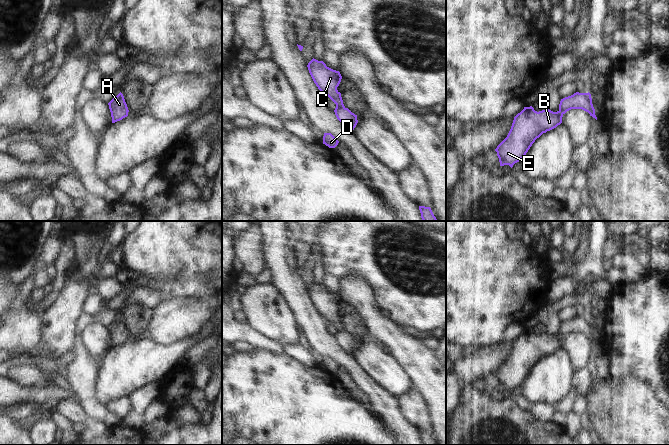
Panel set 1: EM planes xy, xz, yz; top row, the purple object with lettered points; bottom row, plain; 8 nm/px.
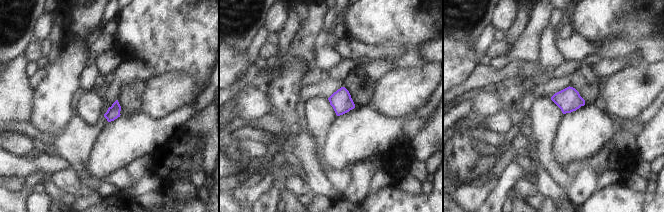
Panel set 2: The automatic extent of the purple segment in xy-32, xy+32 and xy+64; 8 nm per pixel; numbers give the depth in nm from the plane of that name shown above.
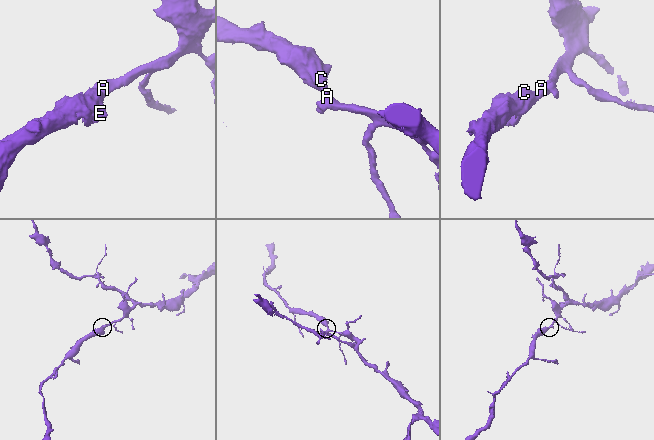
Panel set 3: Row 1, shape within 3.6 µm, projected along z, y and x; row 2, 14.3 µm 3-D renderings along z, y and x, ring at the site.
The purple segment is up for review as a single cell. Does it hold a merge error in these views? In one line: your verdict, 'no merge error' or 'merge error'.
no merge error

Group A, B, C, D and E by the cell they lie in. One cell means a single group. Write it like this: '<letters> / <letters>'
A B C D E

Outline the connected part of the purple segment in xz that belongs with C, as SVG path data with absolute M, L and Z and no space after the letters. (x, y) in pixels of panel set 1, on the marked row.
M314 58L307 67L318 89L336 104L334 112L337 119L352 132L358 120L357 115L344 106L341 93L337 90L342 79L340 72L327 67L323 61Z

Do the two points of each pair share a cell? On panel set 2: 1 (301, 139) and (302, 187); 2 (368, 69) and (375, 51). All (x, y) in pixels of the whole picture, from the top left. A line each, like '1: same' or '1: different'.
1: different
2: different

